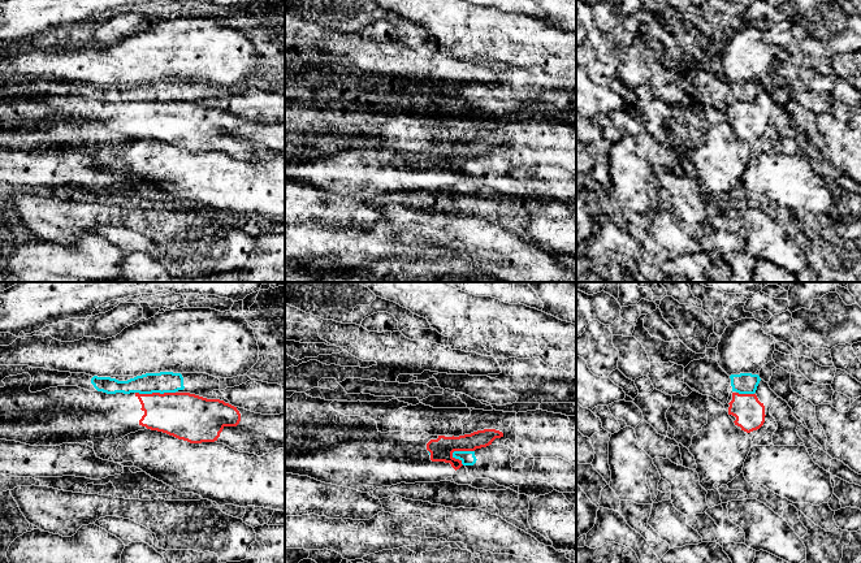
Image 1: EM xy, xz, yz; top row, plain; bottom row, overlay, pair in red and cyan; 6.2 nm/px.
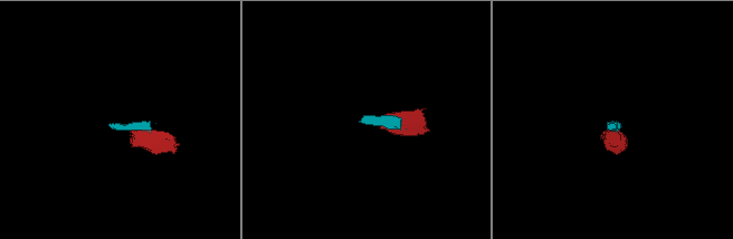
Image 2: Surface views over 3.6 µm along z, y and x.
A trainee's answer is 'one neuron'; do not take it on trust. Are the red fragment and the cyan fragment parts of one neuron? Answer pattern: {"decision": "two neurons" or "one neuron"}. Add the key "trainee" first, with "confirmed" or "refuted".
{"trainee": "refuted", "decision": "two neurons"}

